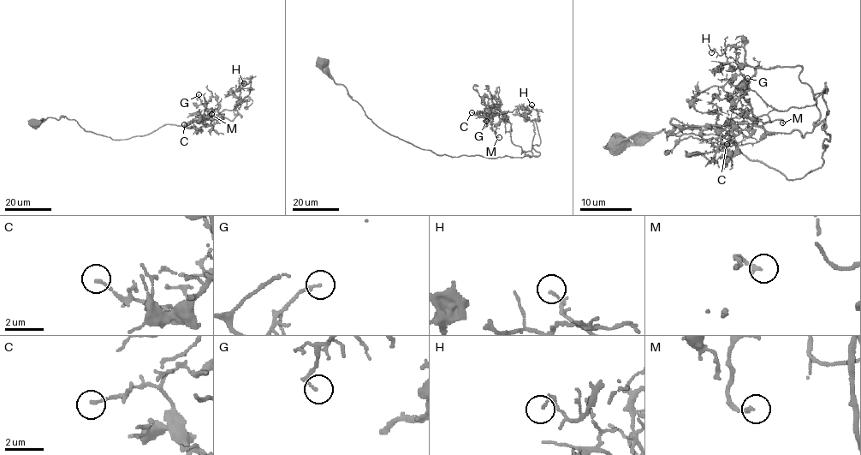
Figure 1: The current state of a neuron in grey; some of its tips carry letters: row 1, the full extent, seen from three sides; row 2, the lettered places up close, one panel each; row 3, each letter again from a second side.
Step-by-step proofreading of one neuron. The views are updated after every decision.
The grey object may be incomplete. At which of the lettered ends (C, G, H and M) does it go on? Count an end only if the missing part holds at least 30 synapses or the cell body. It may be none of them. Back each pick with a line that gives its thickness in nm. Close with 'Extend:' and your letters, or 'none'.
Extend: none

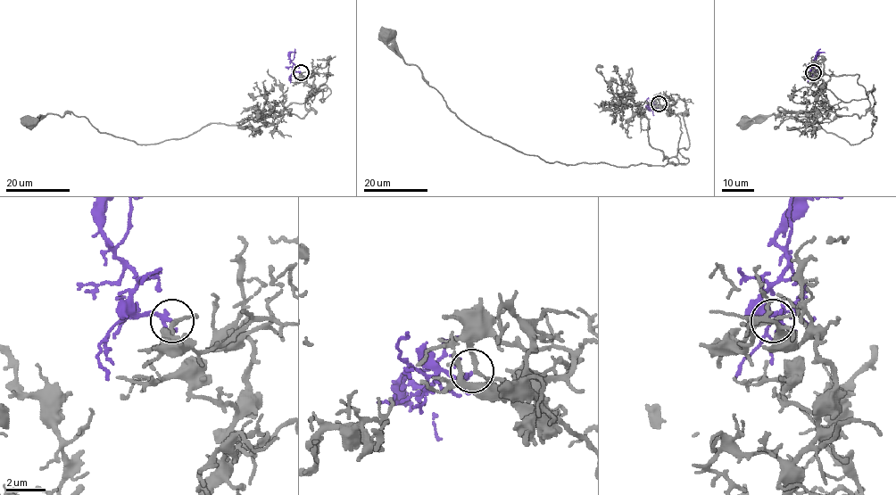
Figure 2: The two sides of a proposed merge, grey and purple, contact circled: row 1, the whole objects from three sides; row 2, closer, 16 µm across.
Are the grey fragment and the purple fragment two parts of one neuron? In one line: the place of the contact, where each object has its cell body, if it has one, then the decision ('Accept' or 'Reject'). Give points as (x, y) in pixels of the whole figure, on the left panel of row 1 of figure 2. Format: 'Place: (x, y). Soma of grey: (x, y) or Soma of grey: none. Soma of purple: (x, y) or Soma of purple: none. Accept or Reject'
Place: (301, 72). Soma of grey: (29, 122). Soma of purple: none. Accept

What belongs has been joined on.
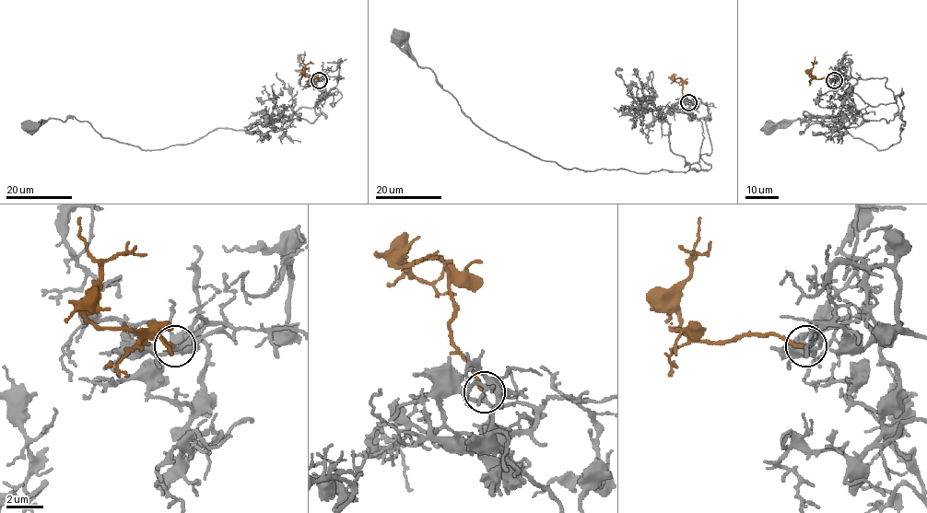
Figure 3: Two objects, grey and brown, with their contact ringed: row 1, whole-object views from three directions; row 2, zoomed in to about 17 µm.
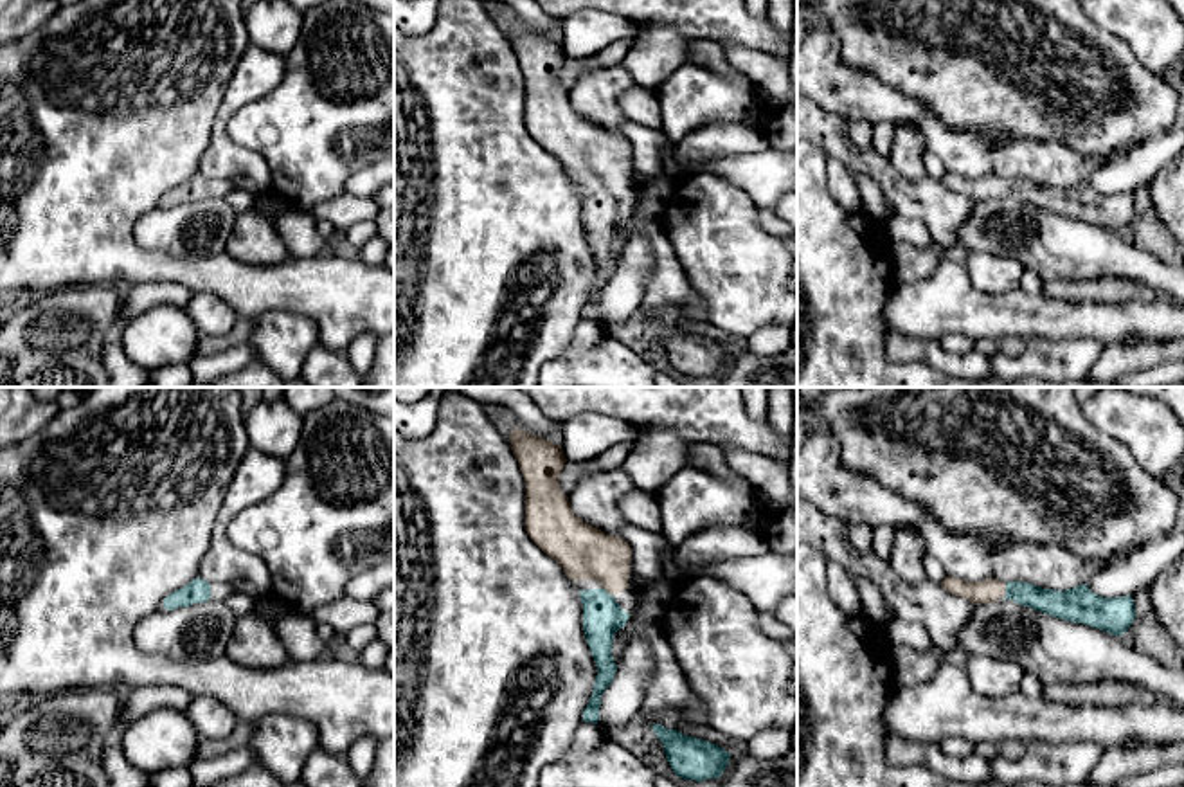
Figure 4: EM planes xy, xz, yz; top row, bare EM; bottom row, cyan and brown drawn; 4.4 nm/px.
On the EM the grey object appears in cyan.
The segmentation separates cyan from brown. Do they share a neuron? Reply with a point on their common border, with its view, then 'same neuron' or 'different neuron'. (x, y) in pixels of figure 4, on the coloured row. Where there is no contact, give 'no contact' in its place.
xz (607, 593) | same neuron

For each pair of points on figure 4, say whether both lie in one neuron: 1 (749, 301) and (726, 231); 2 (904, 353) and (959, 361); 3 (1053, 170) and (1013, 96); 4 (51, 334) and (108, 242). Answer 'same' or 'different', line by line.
1: same
2: same
3: different
4: different

